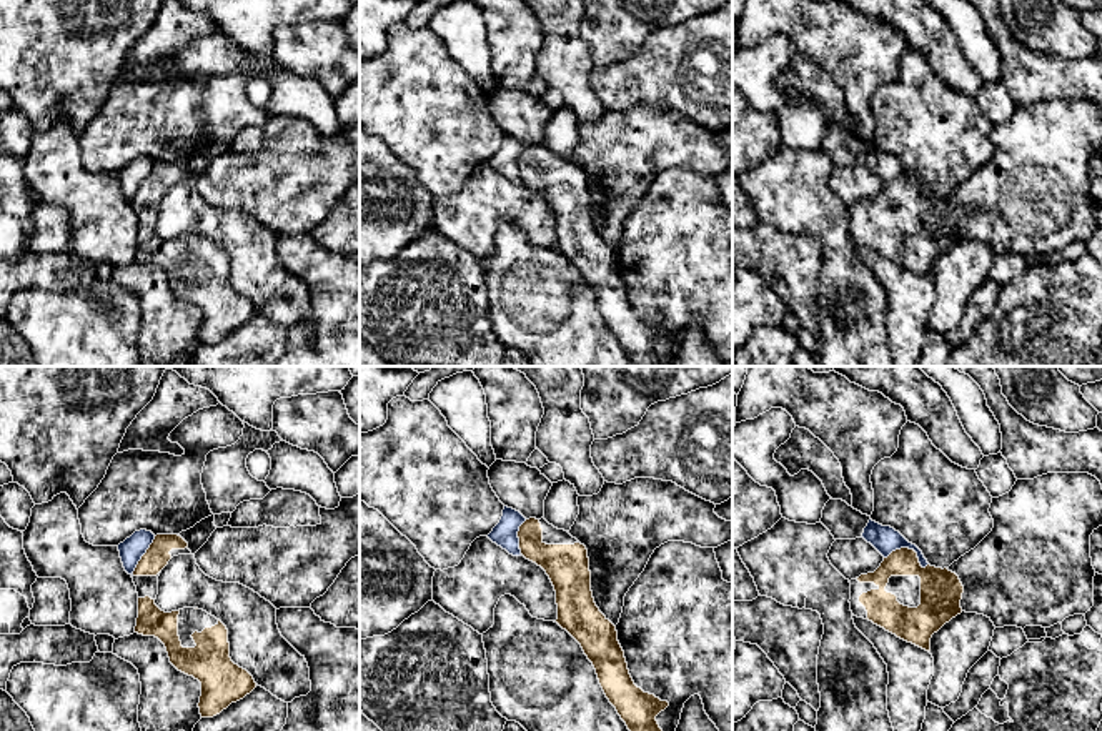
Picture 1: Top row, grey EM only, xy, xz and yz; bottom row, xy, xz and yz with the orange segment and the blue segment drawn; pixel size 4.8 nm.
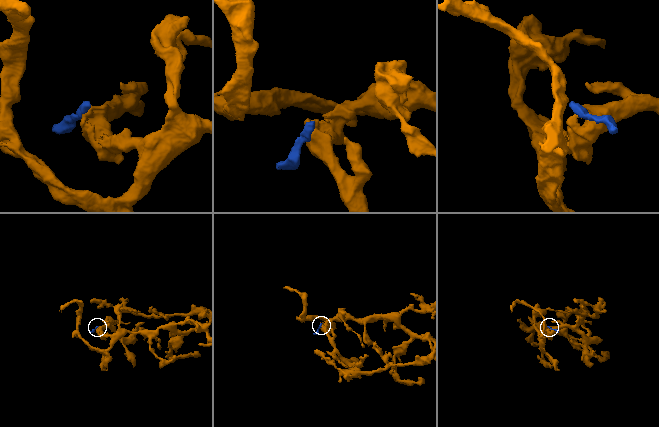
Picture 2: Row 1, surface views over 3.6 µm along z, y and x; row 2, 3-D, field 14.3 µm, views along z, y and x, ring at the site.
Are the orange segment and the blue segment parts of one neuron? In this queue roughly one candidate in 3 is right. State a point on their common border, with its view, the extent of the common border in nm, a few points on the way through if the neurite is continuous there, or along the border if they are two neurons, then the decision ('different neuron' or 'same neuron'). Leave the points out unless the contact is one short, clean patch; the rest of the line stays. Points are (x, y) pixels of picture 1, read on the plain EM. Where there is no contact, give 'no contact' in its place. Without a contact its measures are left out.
yz (908, 175) | 220 nm | along yz (884, 185), (896, 177), (911, 175), (918, 188), (928, 192) | different neuron

